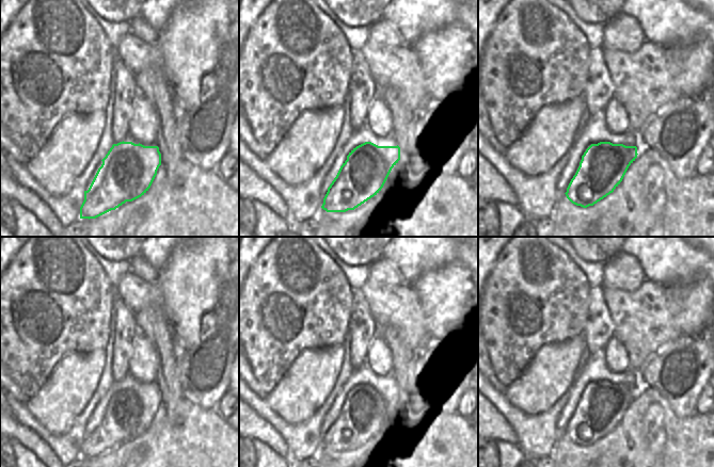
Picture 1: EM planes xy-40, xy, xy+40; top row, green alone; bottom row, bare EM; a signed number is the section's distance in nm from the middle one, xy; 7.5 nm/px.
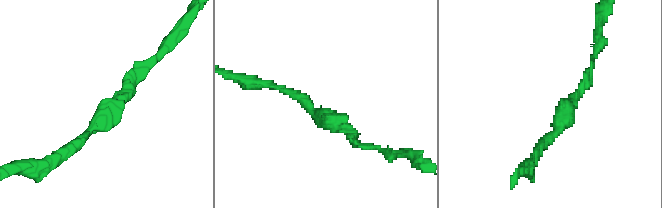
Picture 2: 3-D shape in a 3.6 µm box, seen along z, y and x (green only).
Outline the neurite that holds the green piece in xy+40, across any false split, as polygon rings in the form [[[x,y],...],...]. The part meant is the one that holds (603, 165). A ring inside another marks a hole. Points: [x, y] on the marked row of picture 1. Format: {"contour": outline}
{"contour": [[[610,142],[591,144],[567,188],[567,198],[583,208],[593,206],[620,184],[637,155],[636,146]]]}

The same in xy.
{"contour": [[[365,142],[356,146],[349,152],[347,160],[328,188],[321,208],[327,212],[354,210],[381,191],[392,168],[399,160],[400,147],[398,145],[378,146],[371,142]]]}

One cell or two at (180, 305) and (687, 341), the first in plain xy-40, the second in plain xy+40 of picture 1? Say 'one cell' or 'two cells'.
two cells

